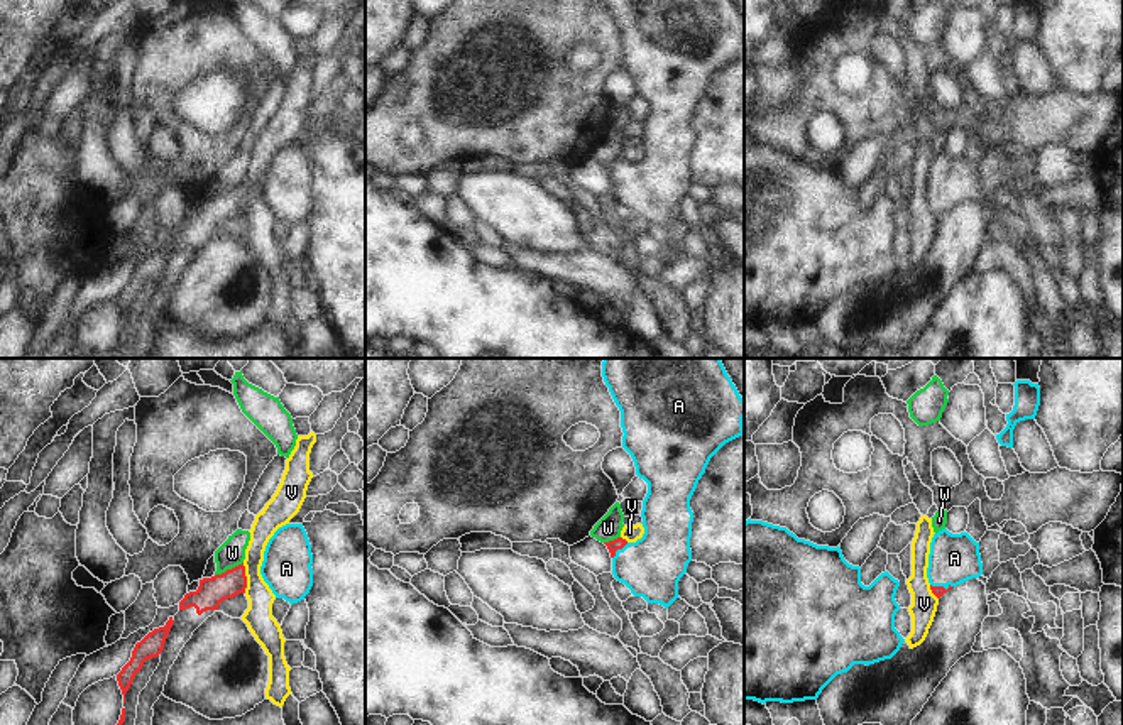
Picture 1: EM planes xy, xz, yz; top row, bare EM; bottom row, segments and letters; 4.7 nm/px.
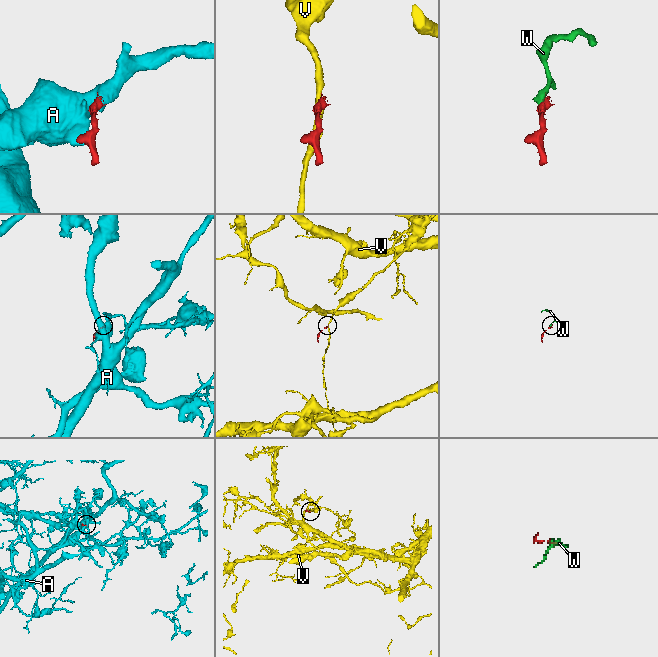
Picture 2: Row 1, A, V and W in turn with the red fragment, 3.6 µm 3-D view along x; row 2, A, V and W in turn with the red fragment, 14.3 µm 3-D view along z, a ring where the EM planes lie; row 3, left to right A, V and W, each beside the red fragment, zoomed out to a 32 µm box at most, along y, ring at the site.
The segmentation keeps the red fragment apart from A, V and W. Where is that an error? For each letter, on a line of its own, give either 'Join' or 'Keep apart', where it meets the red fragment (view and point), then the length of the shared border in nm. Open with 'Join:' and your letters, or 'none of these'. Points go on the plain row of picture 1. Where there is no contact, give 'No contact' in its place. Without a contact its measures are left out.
Join: A
A: Join. Touches red at xz (618, 169). Shared border 110 nm
V: Keep apart. Touches red at xy (246, 200). Shared border 140 nm
W: Keep apart. Touches red at xy (229, 191). Shared border 150 nm

